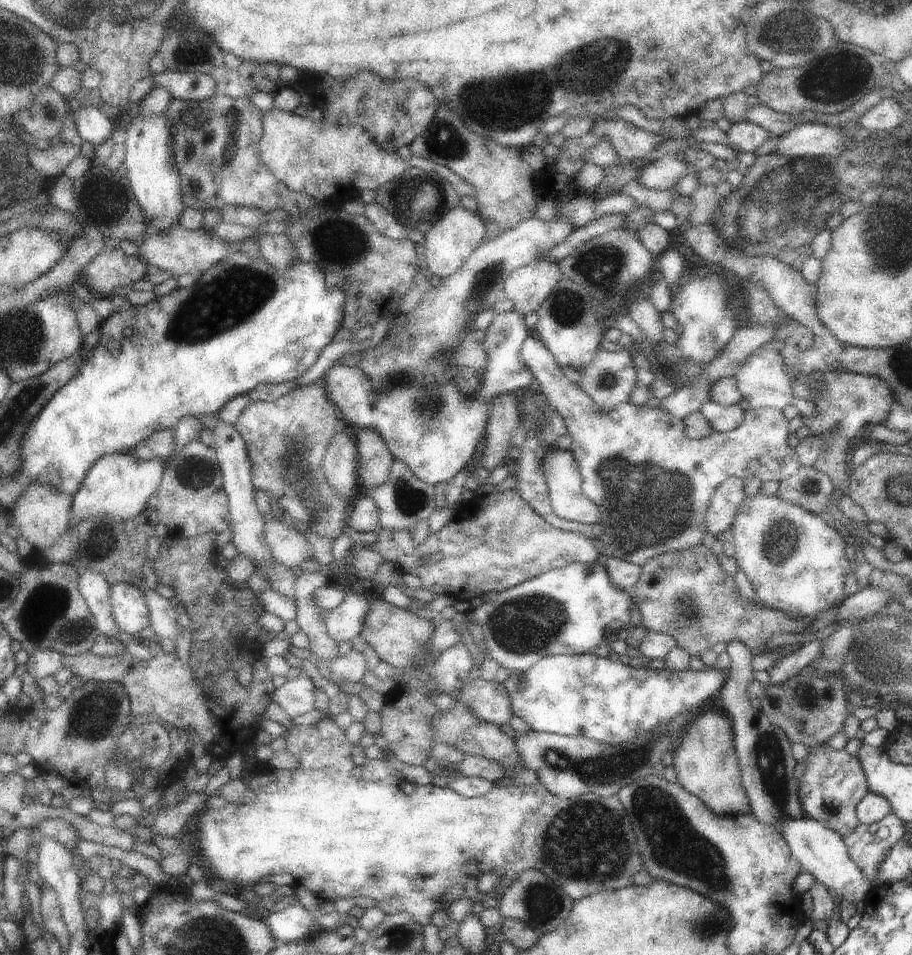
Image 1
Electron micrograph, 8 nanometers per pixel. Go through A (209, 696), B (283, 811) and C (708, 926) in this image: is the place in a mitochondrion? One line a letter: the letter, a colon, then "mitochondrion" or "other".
A: other
B: mitochondrion
C: mitochondrion

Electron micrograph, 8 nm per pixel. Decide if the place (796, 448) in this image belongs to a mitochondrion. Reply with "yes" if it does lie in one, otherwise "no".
no

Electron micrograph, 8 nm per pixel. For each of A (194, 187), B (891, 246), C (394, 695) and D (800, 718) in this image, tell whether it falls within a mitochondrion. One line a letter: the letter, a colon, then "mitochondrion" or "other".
A: other
B: mitochondrion
C: other
D: mitochondrion

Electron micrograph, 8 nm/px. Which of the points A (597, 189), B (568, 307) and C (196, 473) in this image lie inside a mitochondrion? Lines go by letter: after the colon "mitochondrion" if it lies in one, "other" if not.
A: other
B: mitochondrion
C: mitochondrion

